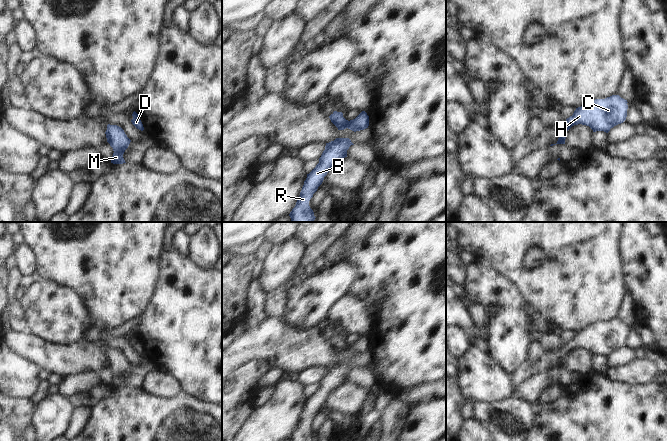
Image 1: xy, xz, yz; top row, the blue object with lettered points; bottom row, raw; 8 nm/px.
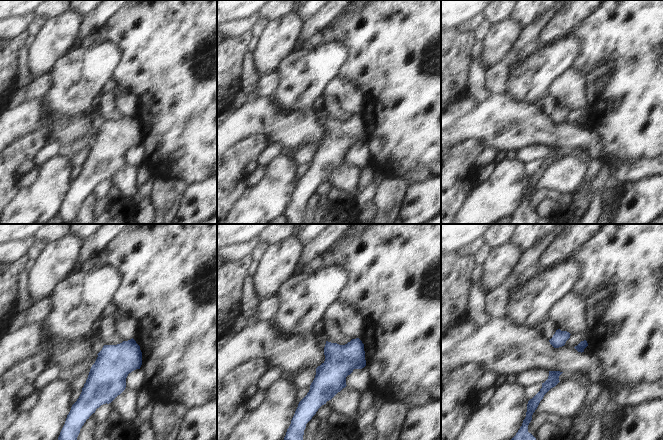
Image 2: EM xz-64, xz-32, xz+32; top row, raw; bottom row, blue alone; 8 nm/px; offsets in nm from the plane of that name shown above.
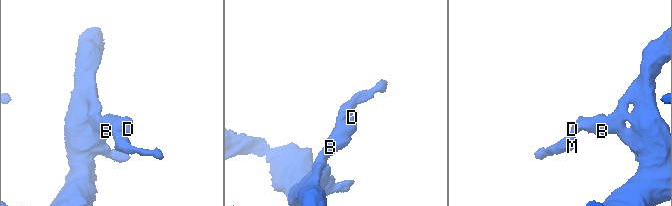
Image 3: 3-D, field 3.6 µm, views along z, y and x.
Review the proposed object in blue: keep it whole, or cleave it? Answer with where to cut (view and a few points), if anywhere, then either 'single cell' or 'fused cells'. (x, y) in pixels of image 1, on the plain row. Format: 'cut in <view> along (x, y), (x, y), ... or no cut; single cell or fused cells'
no cut; single cell

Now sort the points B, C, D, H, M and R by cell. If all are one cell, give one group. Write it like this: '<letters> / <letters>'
B C D H M R

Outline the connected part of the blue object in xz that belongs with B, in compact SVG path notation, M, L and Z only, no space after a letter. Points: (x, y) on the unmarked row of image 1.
M336 362L326 367L325 374L319 382L316 391L307 398L295 431L290 436L290 441L315 441L309 430L309 425L318 411L322 408L329 394L347 381L347 374L354 369L349 362Z

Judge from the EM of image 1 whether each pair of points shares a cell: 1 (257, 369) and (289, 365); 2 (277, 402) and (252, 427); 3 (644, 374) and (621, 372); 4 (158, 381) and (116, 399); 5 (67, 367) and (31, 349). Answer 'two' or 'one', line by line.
1: two
2: one
3: one
4: two
5: one

